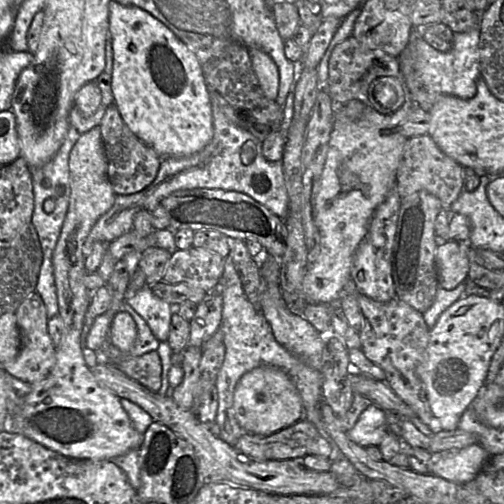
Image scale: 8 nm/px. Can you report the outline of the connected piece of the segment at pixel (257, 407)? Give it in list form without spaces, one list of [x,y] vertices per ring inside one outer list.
[[[259,366],[239,379],[233,395],[233,410],[239,425],[246,432],[258,435],[275,433],[304,418],[296,384],[283,370],[273,366]]]

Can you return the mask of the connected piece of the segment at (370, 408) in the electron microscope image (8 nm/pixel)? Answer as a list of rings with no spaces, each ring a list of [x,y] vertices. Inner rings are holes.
[[[370,403],[346,433],[350,440],[362,447],[380,446],[390,434],[386,411],[377,404]]]

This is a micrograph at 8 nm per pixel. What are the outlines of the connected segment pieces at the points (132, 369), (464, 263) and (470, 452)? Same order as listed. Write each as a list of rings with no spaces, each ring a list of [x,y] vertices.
[[[157,350],[112,363],[129,378],[137,381],[151,392],[157,392],[160,389],[162,363]]]
[[[456,240],[439,241],[436,248],[436,269],[439,286],[456,288],[468,278],[469,258],[465,247]]]
[[[478,443],[432,453],[430,474],[454,483],[465,484],[475,479],[491,456]]]

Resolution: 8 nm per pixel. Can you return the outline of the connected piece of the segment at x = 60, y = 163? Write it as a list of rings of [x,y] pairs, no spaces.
[[[106,39],[106,64],[103,72],[98,76],[96,82],[101,90],[102,101],[96,112],[90,117],[83,117],[79,110],[73,106],[69,114],[68,133],[57,151],[57,153],[44,165],[30,168],[33,185],[34,208],[32,213],[32,224],[34,225],[43,252],[43,261],[40,267],[36,290],[44,301],[48,319],[58,313],[58,302],[56,295],[56,285],[53,273],[53,251],[60,236],[63,222],[65,220],[70,198],[69,183],[69,155],[72,147],[78,138],[85,132],[96,126],[100,126],[101,120],[108,106],[114,103],[114,96],[111,88],[113,70],[113,48],[112,42]]]

